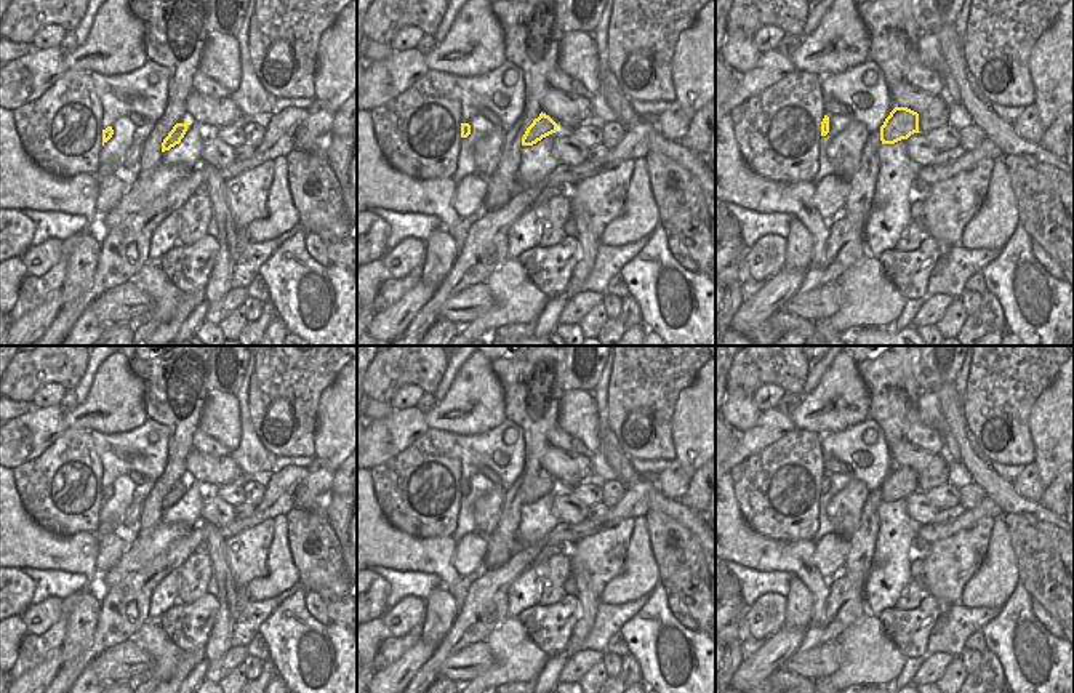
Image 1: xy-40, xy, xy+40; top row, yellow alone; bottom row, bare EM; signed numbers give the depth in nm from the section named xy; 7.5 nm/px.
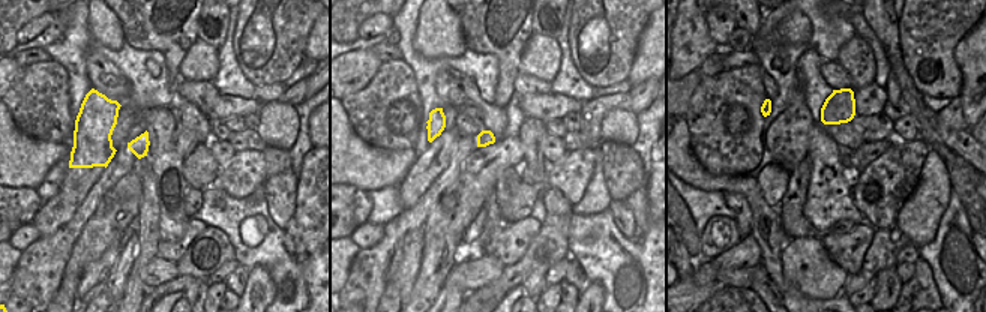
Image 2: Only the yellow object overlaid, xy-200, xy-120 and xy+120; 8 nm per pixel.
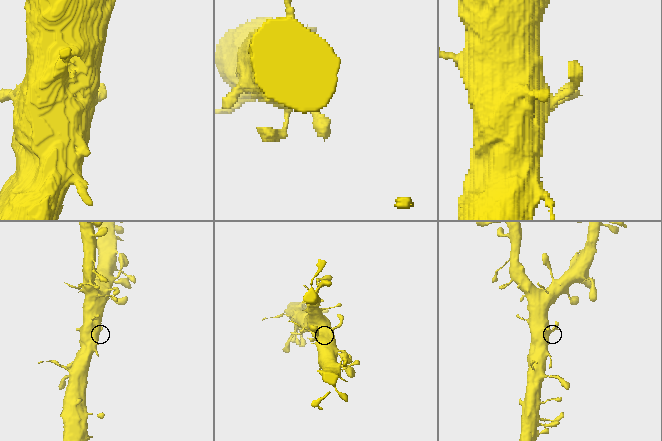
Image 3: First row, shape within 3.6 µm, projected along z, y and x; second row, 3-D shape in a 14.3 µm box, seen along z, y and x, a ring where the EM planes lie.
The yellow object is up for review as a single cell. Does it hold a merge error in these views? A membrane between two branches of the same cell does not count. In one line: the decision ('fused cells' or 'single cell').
single cell

